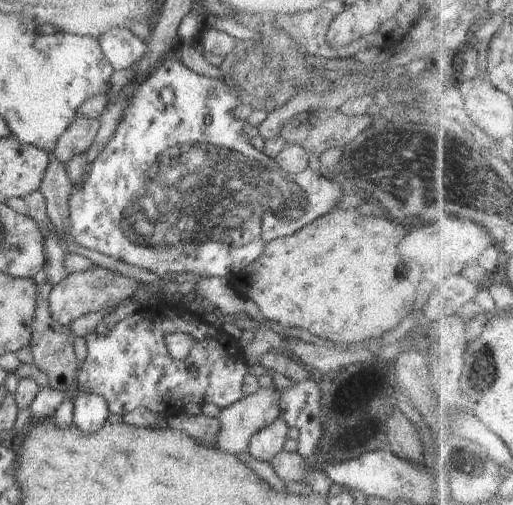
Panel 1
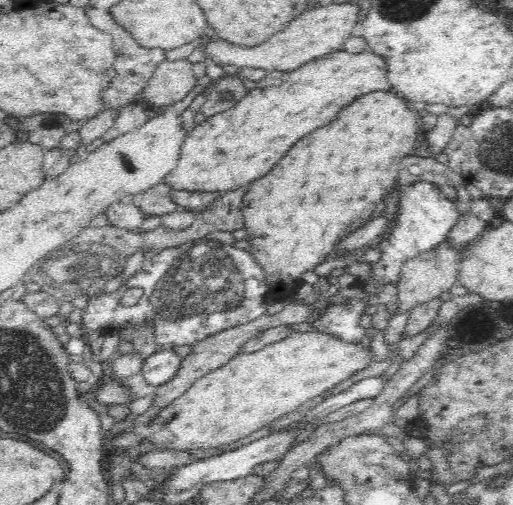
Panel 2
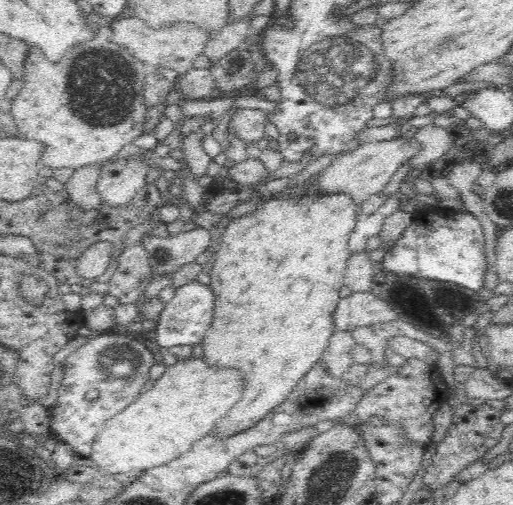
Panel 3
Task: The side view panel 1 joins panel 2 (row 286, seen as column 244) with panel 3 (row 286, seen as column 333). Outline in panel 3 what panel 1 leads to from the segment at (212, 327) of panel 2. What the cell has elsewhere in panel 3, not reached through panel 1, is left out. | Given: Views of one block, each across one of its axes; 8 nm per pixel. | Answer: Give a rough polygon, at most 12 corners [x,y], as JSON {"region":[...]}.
{"region":[[194,280],[165,303],[155,328],[162,348],[200,344],[214,291]]}

